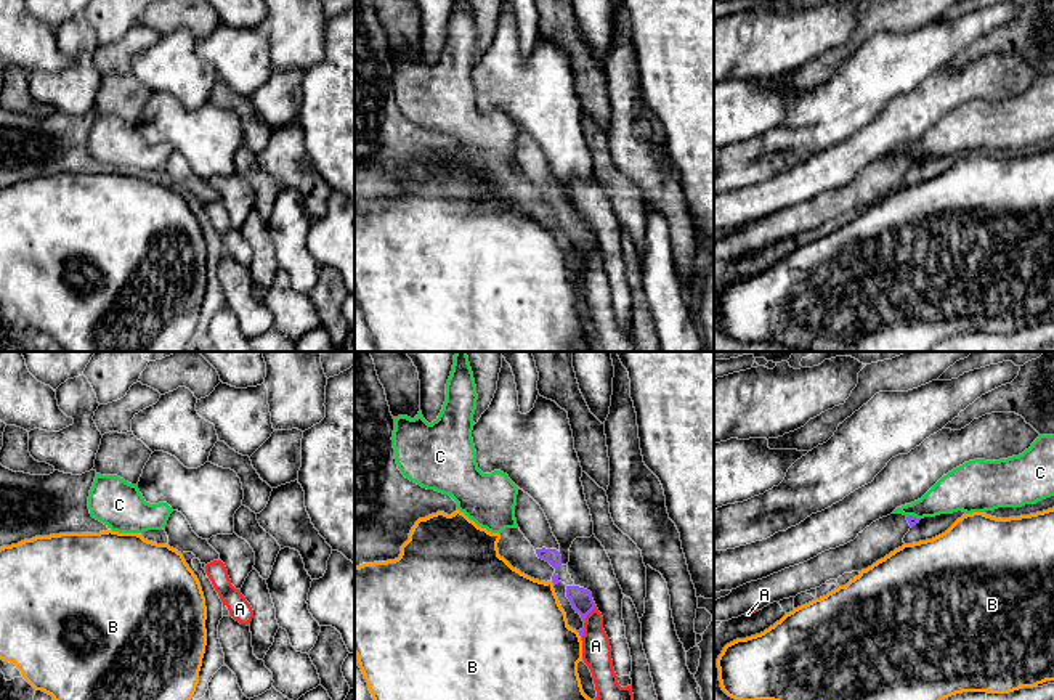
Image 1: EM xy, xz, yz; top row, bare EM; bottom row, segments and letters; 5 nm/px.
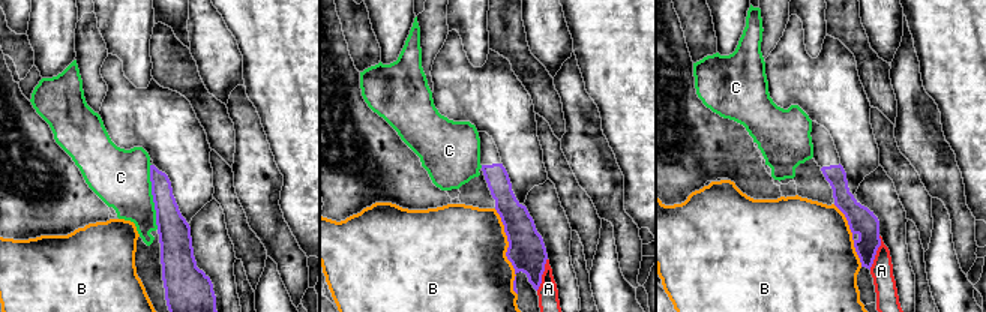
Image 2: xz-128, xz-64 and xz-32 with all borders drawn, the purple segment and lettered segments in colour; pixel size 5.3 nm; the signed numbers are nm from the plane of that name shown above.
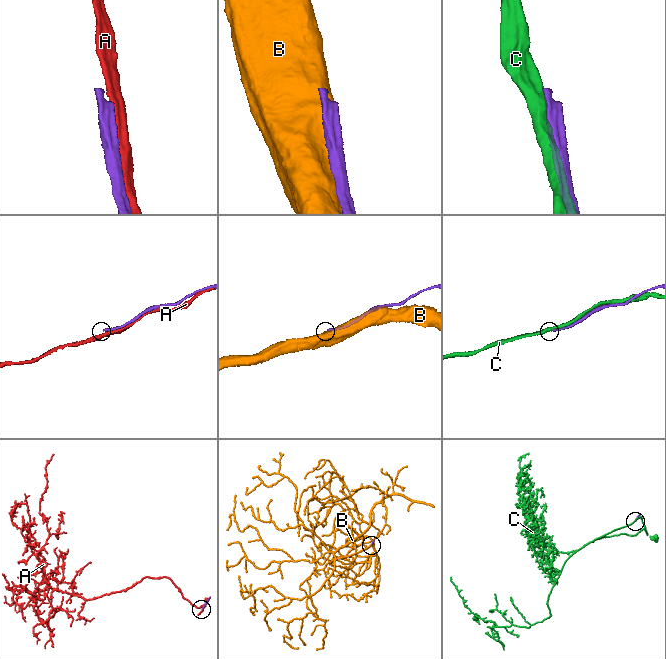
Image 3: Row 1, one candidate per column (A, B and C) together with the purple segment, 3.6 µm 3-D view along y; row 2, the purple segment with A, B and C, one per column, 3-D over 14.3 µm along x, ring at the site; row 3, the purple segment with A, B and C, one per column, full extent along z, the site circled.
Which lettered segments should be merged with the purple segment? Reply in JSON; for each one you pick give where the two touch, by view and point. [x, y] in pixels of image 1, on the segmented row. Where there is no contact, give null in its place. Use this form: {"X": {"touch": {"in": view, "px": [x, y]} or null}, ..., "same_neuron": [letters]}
{"same_neuron": []}

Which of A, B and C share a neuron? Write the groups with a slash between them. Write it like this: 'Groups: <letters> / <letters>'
Groups: A / B / C

